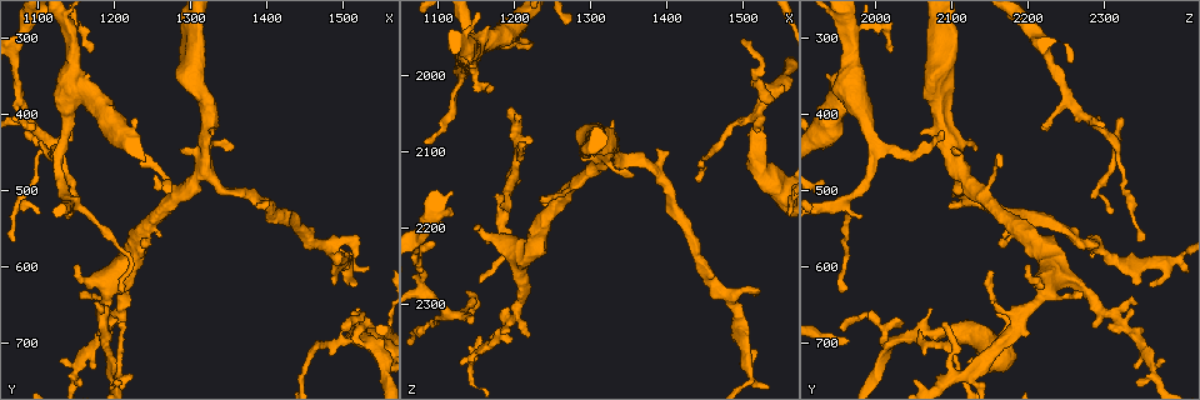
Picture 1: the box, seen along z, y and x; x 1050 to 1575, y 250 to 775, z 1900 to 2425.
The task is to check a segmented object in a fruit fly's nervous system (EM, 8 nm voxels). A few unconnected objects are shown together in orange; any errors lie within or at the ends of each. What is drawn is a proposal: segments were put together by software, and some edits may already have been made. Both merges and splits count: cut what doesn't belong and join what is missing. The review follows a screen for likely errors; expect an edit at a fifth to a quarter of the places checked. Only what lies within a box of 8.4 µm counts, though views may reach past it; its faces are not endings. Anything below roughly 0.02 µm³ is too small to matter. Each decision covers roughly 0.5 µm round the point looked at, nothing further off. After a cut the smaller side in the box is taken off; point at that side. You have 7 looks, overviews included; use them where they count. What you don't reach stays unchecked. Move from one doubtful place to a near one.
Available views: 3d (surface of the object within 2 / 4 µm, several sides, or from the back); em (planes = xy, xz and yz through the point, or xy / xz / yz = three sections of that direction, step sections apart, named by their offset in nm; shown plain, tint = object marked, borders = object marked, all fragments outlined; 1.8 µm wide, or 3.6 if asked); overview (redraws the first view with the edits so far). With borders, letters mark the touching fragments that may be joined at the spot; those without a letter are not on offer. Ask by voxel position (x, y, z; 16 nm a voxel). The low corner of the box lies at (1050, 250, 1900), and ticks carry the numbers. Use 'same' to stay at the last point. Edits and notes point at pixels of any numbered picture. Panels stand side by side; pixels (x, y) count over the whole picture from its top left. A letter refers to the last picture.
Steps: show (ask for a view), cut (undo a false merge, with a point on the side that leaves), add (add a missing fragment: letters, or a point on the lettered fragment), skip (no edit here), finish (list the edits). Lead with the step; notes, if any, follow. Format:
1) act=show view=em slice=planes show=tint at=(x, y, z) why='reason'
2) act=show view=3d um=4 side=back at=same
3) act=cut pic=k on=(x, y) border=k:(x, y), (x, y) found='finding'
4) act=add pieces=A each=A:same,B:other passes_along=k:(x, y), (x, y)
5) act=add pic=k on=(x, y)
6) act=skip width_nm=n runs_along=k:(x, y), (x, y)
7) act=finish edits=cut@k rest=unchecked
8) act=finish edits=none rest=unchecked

act=show view=3d um=4 at=(1175, 320, 2020) why='branch stops here'

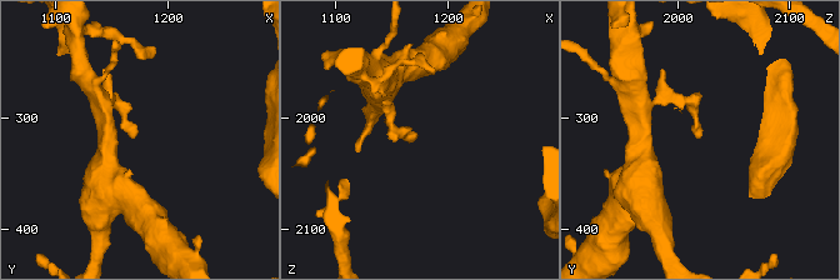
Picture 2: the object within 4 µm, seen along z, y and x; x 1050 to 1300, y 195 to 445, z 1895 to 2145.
act=show view=em slice=planes show=tint at=(1172, 316, 2020)

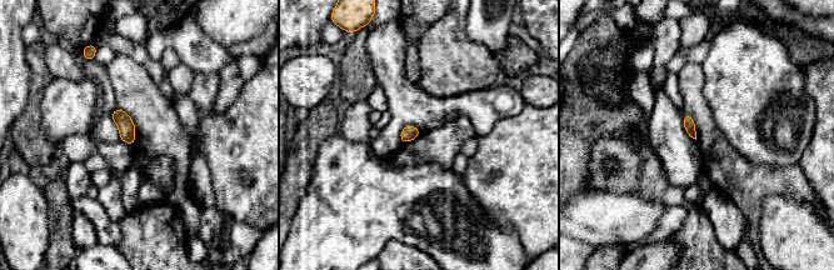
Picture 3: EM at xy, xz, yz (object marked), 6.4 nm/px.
act=show view=em slice=planes show=borders at=same

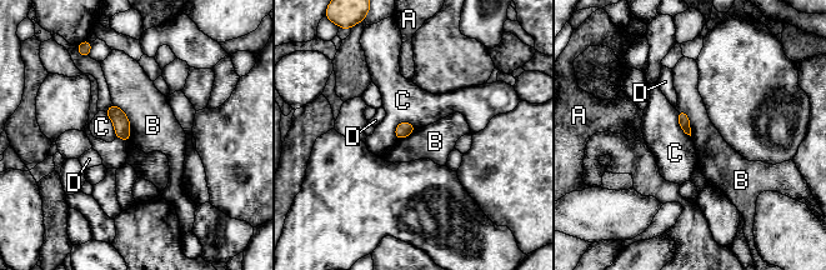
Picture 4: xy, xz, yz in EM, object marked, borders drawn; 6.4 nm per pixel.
act=skip each=A:other,B:other,C:other,D:other border=4:(113, 103), (129, 121), (129, 140) found='no lettered fragment goes on from it'

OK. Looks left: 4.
act=show view=em slice=yz step=4 show=plain at=(1355, 450, 2130)

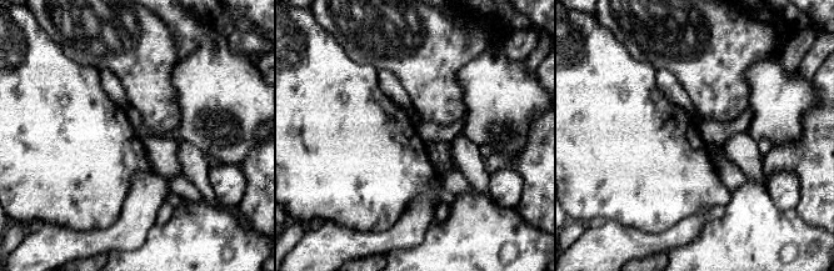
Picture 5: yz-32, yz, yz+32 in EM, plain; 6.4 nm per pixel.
act=show view=em slice=yz step=4 show=borders at=same why='see the neighbours'

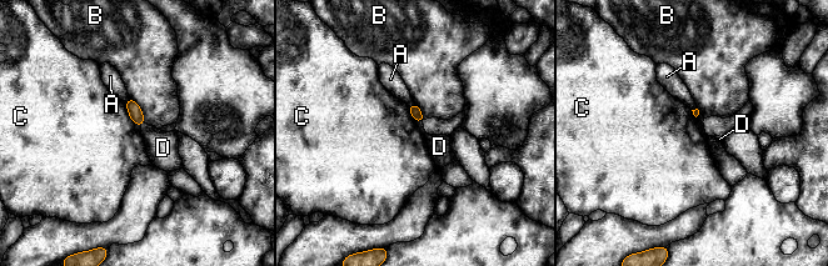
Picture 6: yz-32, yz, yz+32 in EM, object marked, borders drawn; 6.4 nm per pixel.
act=skip each=A:other,B:other,C:other,D:other border=6:(124, 101), (129, 118), (140, 126) found='none of them fits'

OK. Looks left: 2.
act=show view=3d um=4 at=(1145, 600, 2200) why='free end'

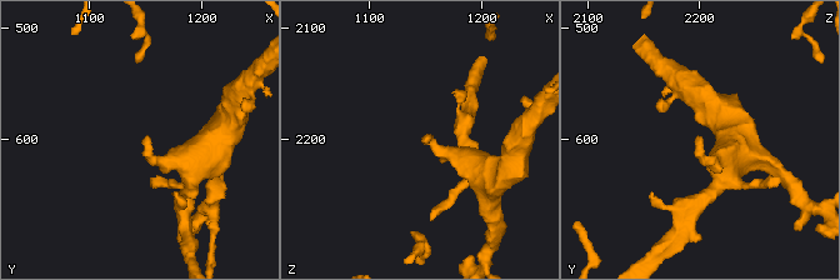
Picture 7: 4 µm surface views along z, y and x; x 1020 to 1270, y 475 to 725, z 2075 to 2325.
act=show view=em slice=planes show=borders at=(1148, 602, 2200)

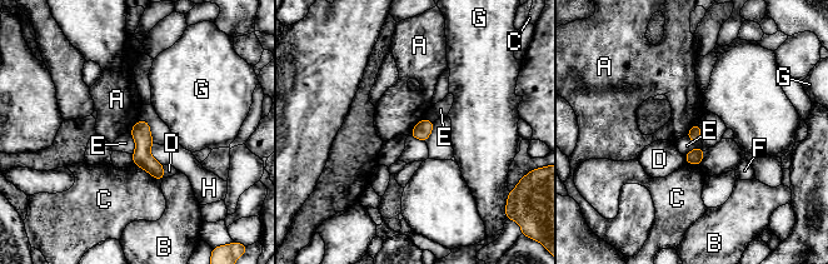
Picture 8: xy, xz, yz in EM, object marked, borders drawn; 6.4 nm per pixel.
act=skip each=A:other,B:other,C:other,D:other,E:other,F:other,G:other,H:other border=8:(423, 118), (409, 133) found='no lettered fragment goes on from it'

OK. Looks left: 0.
act=finish edits=none rest=unchecked

